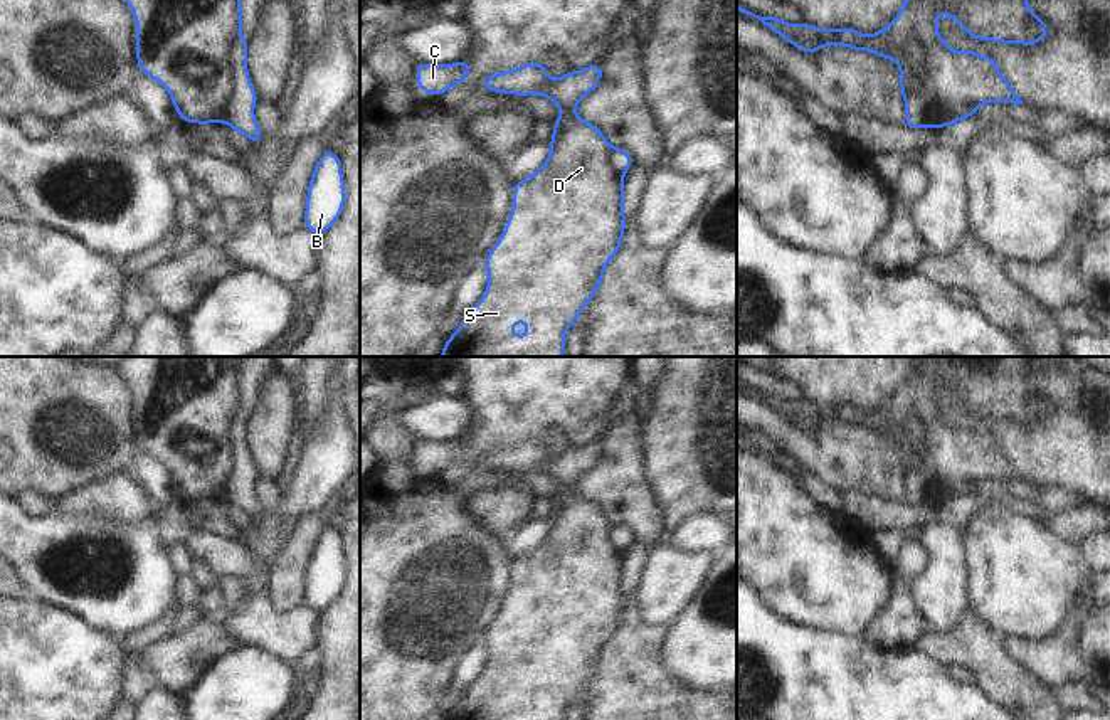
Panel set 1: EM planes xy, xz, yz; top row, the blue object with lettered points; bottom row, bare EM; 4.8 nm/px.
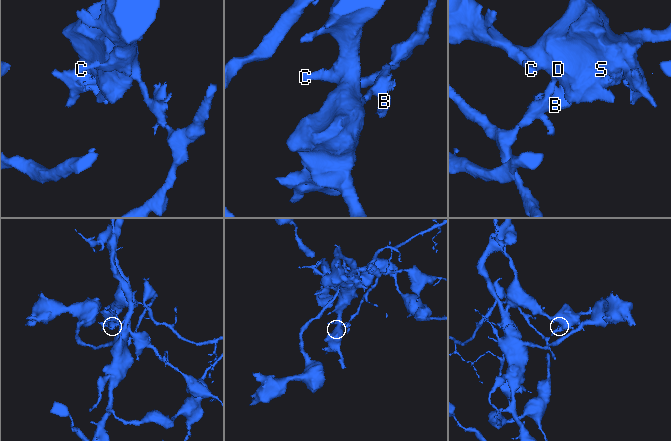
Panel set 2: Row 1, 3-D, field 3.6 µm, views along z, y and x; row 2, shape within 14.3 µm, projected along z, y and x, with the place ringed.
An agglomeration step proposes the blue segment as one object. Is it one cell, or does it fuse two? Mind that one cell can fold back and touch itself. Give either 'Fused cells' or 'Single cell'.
Fused cells

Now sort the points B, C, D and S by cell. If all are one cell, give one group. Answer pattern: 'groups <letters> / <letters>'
groups B / C D S

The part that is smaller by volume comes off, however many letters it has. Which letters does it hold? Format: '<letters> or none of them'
B

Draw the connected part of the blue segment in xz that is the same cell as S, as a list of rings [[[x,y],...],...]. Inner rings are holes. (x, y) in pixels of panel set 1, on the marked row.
[[[533,61],[479,81],[488,93],[545,96],[563,113],[553,121],[545,163],[528,180],[513,182],[513,210],[483,262],[488,288],[446,340],[439,357],[563,357],[565,333],[597,294],[604,267],[621,249],[629,224],[624,217],[624,172],[610,163],[617,148],[604,140],[597,124],[575,113],[602,77],[602,66],[590,64],[553,81],[545,64]],[[521,320],[528,323],[528,331],[516,335],[511,325]]]

